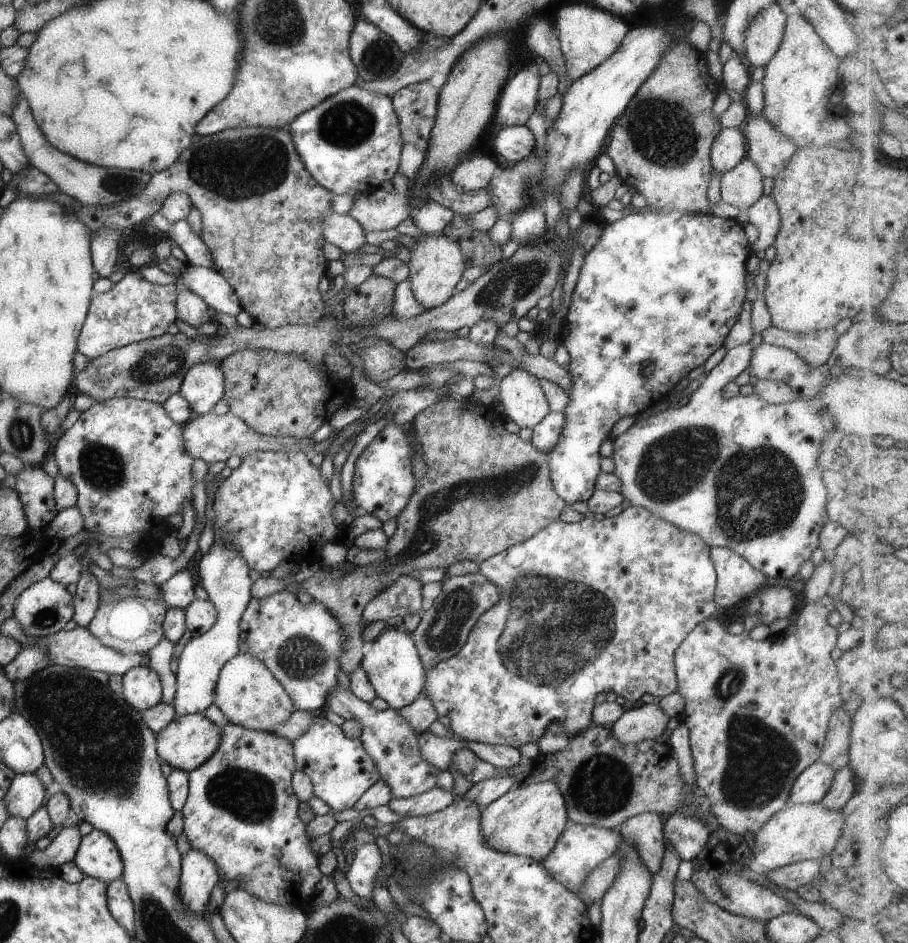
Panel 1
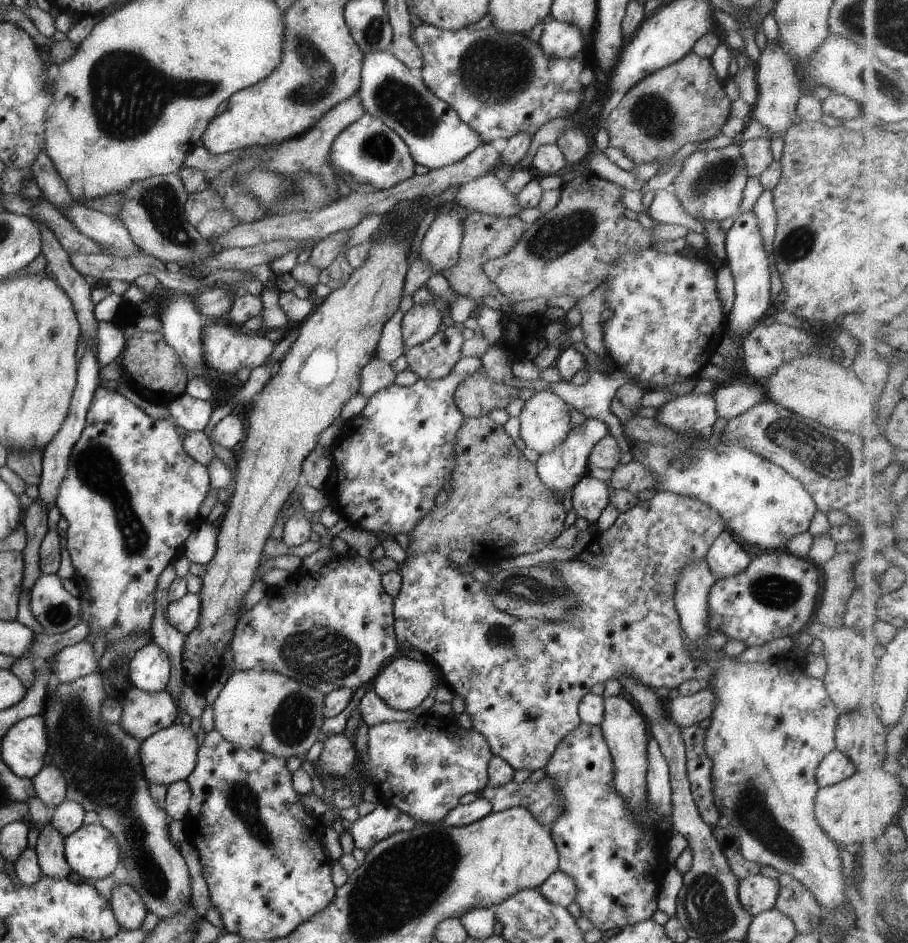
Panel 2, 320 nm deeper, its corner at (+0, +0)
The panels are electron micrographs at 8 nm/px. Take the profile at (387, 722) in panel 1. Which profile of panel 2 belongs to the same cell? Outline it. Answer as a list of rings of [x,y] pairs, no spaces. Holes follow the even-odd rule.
[[[453,718],[446,720],[445,725],[440,725],[439,722],[437,722],[437,724],[429,724],[429,722],[425,719],[419,719],[417,721],[408,720],[380,722],[379,724],[368,726],[367,729],[367,766],[369,767],[369,778],[371,778],[373,784],[377,786],[378,790],[383,795],[381,797],[381,803],[393,805],[397,808],[397,810],[400,810],[401,812],[407,814],[407,816],[414,818],[415,822],[439,822],[452,808],[455,808],[458,805],[457,800],[459,800],[463,794],[474,792],[479,795],[487,782],[487,763],[492,756],[493,755],[489,750],[487,741],[479,734],[479,732],[477,732],[472,726],[470,729],[463,729],[462,727],[459,727],[459,725],[454,725]]]

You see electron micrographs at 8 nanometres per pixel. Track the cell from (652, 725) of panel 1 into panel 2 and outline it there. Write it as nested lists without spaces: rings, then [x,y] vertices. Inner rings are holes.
[[[707,685],[690,695],[678,695],[675,698],[664,702],[663,706],[666,715],[674,720],[679,727],[688,727],[698,724],[703,718],[707,718],[712,713],[715,702],[714,692]]]

